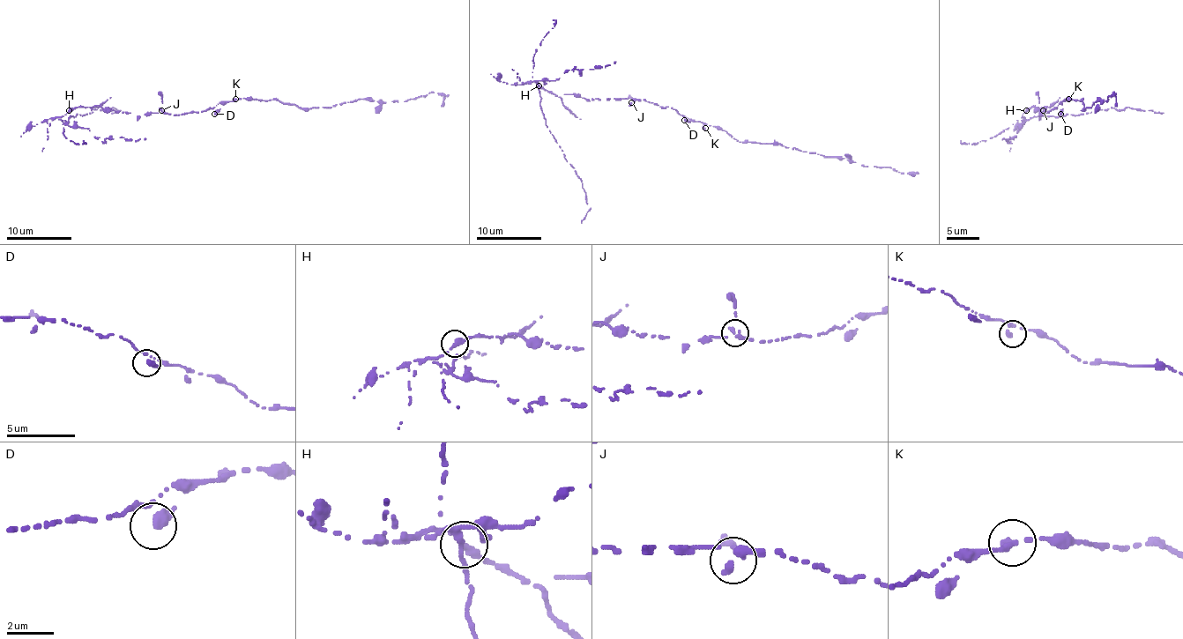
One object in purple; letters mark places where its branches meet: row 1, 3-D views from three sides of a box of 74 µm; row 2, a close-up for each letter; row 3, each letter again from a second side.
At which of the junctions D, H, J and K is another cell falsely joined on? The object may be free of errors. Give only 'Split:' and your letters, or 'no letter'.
Split: H

